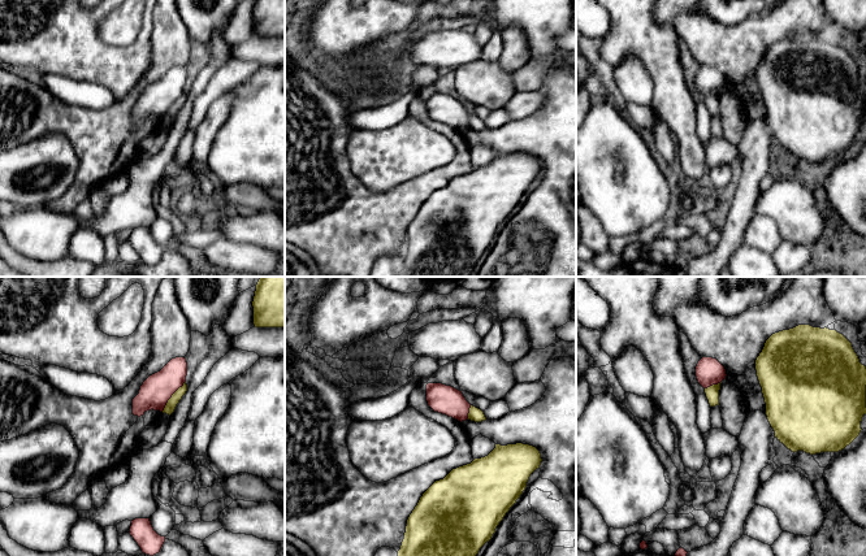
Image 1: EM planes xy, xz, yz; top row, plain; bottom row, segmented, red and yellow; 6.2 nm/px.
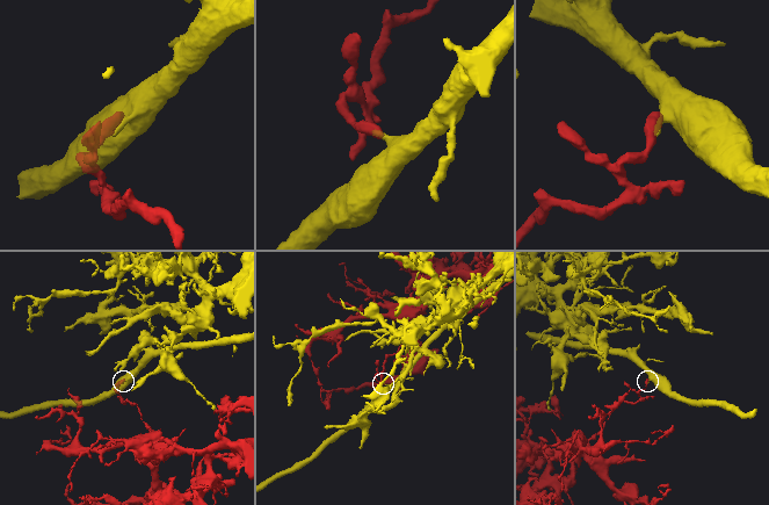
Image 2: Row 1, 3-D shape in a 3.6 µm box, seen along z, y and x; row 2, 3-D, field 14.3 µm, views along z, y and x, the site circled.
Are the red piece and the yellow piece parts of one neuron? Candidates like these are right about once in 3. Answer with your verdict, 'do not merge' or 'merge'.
do not merge

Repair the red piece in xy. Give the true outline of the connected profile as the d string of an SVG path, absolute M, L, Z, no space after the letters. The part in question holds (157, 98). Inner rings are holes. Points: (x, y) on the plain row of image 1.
M172 68L143 91L139 103L133 108L133 123L140 126L151 118L163 121L172 104L186 91L186 84L186 68Z

